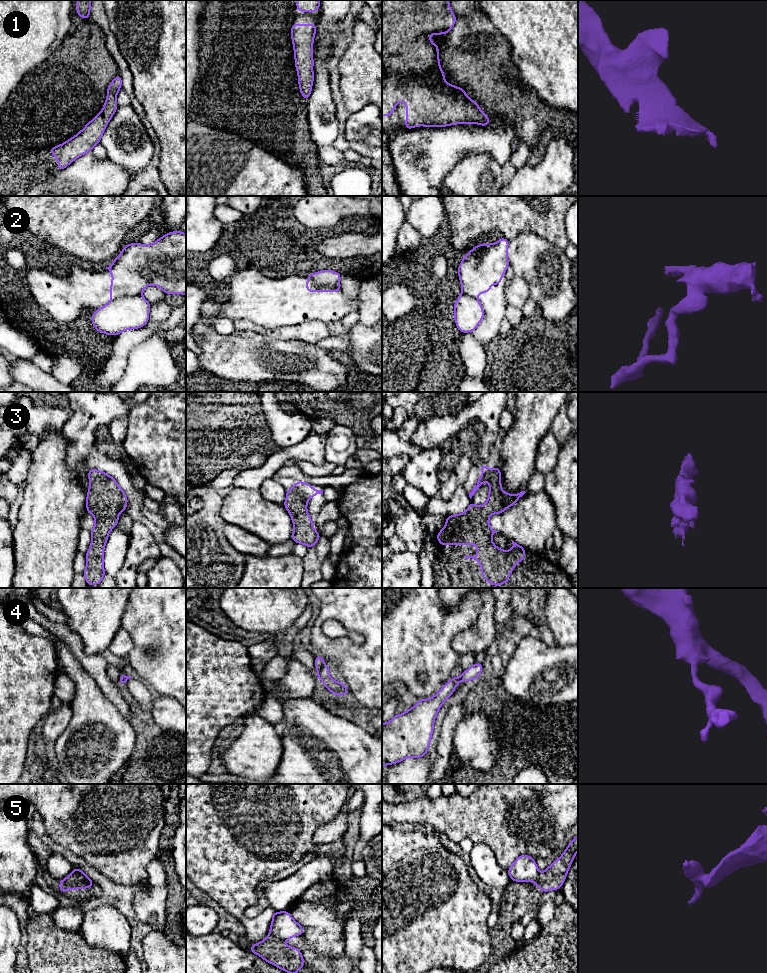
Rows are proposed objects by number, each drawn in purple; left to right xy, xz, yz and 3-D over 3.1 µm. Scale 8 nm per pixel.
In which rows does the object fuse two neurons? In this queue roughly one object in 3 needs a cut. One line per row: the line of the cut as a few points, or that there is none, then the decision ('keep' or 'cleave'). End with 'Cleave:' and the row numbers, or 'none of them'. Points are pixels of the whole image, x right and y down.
1: cut none; keep
2: cut xz (308, 278), (317, 285), (332, 285), (339, 288); cleave
3: cut none; keep
4: cut xz (325, 665), (317, 671); cleave
5: cut xy (74, 869), (92, 882); cleave
Cleave: 2, 4, 5

